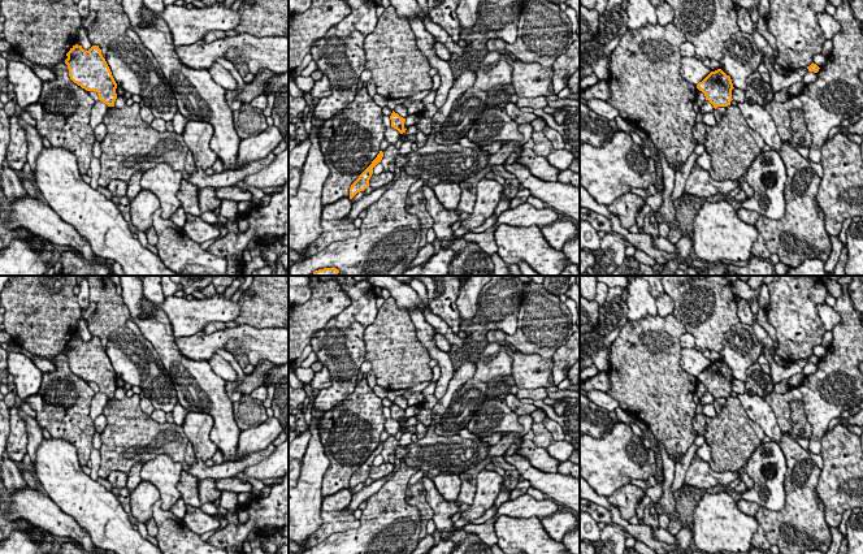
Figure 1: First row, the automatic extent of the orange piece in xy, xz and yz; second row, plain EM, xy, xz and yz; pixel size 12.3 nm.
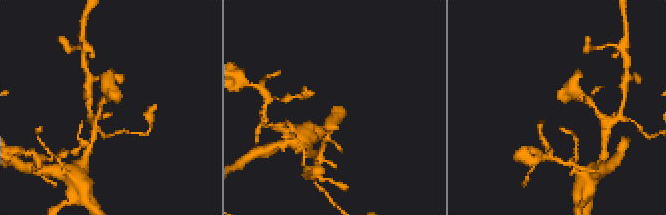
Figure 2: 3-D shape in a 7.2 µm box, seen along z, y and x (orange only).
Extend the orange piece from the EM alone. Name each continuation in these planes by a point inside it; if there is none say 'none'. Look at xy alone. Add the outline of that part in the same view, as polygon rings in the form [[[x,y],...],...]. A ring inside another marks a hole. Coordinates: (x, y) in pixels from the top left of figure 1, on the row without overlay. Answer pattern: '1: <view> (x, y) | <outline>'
none

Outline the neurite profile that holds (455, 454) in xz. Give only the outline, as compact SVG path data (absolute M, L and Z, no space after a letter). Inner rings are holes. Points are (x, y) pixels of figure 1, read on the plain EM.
M433 428L417 442L407 446L408 454L403 462L408 467L417 467L425 473L430 469L442 472L463 473L476 467L489 454L490 446L477 445L473 440L459 434L443 437L437 436Z

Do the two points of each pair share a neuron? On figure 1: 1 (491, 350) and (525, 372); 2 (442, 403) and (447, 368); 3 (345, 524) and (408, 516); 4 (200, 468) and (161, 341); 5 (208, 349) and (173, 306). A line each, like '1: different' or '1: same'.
1: different
2: different
3: different
4: different
5: different

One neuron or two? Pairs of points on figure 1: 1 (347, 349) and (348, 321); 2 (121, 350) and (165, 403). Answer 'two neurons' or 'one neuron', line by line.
1: one neuron
2: one neuron

